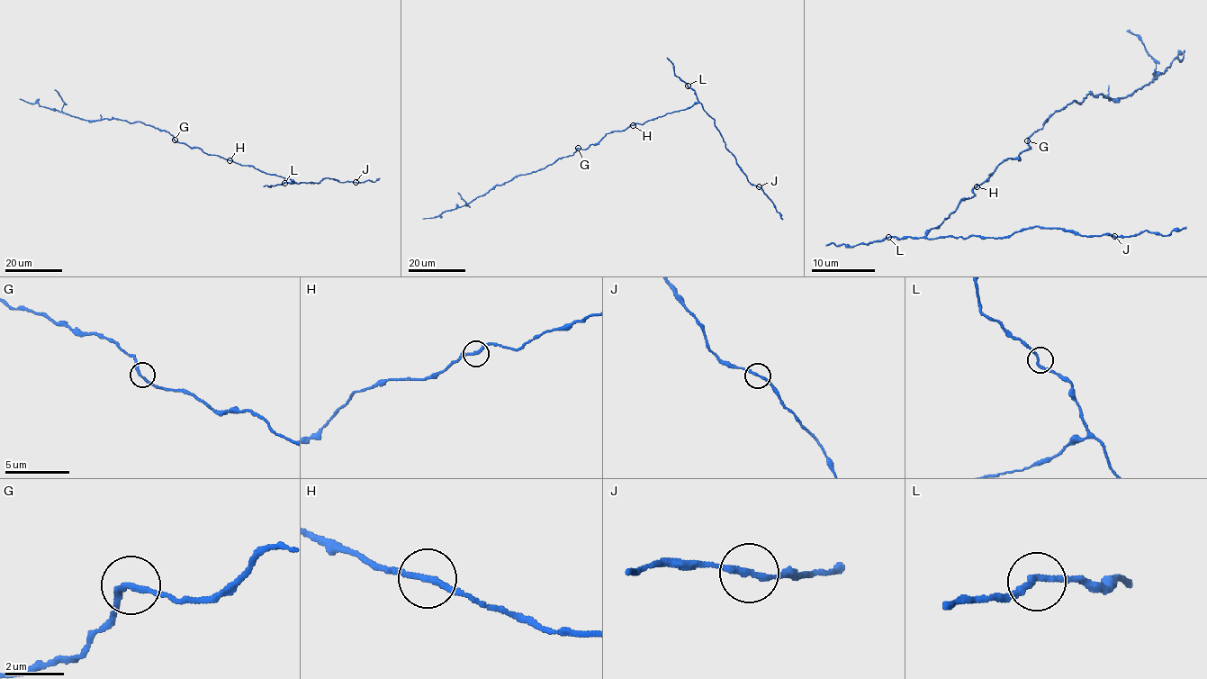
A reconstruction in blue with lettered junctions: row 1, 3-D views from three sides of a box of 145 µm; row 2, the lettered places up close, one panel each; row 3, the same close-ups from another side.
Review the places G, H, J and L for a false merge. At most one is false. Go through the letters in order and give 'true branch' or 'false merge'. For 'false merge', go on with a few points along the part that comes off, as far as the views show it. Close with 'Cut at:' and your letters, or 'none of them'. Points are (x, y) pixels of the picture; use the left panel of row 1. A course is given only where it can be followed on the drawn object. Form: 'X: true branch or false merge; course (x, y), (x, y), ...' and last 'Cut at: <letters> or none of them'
G: true branch
H: true branch
J: true branch
L: true branch
Cut at: none of them

